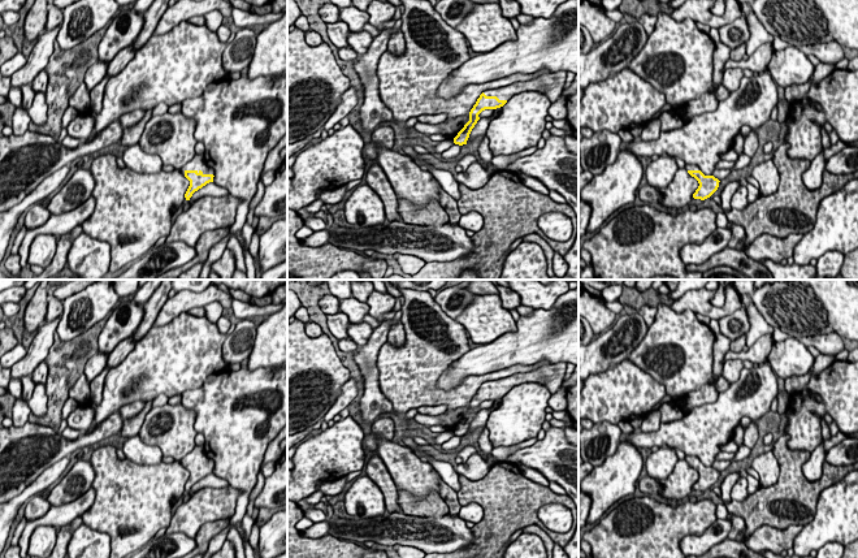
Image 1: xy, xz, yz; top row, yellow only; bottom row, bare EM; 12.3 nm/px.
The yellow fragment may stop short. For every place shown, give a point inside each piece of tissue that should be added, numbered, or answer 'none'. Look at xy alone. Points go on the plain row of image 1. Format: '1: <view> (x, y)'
1: xy (198, 454)

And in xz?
1: xz (551, 376)

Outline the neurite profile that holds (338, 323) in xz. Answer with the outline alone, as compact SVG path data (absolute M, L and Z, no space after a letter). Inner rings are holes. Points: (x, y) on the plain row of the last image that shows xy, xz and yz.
M338 312L334 315L326 315L326 324L330 330L330 333L337 338L337 339L343 339L347 338L347 328L350 325L350 320L347 315Z

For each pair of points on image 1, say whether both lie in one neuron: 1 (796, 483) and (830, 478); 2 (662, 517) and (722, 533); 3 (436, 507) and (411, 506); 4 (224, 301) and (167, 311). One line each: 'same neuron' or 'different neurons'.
1: same neuron
2: different neurons
3: same neuron
4: same neuron

